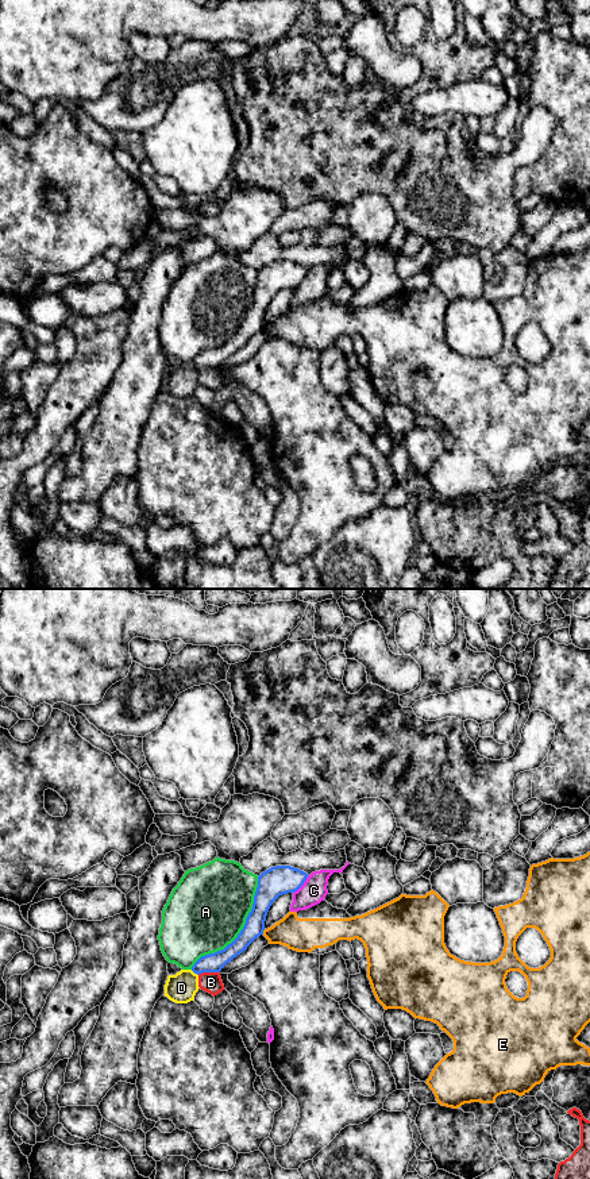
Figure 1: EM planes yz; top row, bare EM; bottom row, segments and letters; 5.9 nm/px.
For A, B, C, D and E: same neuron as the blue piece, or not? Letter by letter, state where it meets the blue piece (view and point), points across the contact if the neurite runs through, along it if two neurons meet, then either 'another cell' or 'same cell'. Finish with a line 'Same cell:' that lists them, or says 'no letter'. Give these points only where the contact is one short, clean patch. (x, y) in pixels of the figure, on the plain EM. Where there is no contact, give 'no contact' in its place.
A: contact yz (240, 326); another cell
B: contact yz (208, 366); border yz (219, 366), (203, 366), (199, 370); another cell
C: contact yz (301, 280); border yz (308, 270), (293, 288); another cell
D: contact yz (195, 368); another cell
E: contact yz (262, 327); another cell
Same cell: no letter

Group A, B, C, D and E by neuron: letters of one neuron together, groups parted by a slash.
A / B / C / D / E

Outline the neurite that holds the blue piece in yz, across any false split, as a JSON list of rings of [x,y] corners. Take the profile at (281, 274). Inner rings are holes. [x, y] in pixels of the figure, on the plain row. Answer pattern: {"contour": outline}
{"contour": [[[275,261],[262,267],[258,271],[252,304],[238,332],[224,344],[201,351],[192,362],[192,366],[197,370],[203,367],[220,367],[227,358],[263,330],[266,311],[273,297],[282,289],[297,286],[306,273],[306,267],[290,261]]]}

